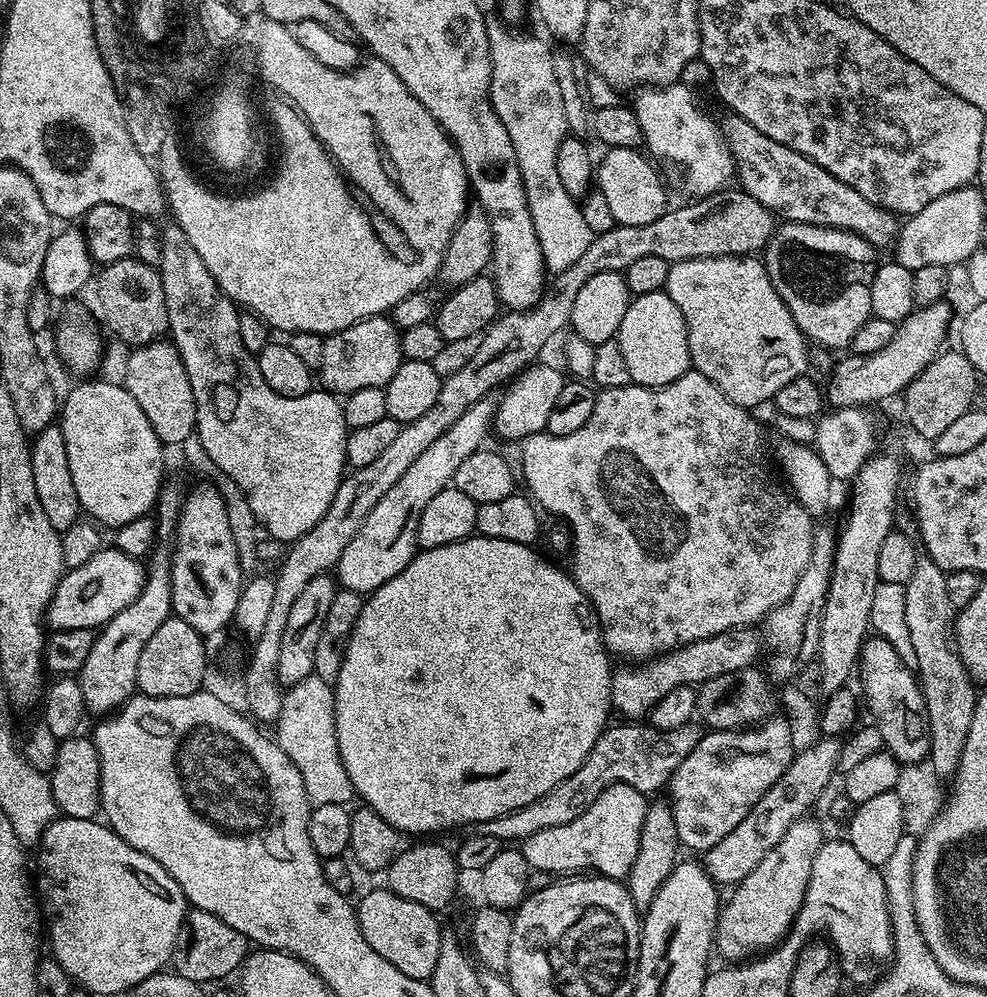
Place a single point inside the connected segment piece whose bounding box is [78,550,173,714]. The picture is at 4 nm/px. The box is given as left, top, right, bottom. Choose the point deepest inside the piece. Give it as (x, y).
(108, 677)

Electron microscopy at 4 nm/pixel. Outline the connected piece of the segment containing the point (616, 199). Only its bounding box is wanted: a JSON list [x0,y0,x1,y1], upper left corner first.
[594,148,670,226]

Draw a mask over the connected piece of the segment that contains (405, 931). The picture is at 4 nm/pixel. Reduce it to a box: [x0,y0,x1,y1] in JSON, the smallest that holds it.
[355,886,442,981]

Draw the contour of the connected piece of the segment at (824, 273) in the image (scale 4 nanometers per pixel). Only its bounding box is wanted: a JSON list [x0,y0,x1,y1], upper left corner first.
[762,222,878,349]

